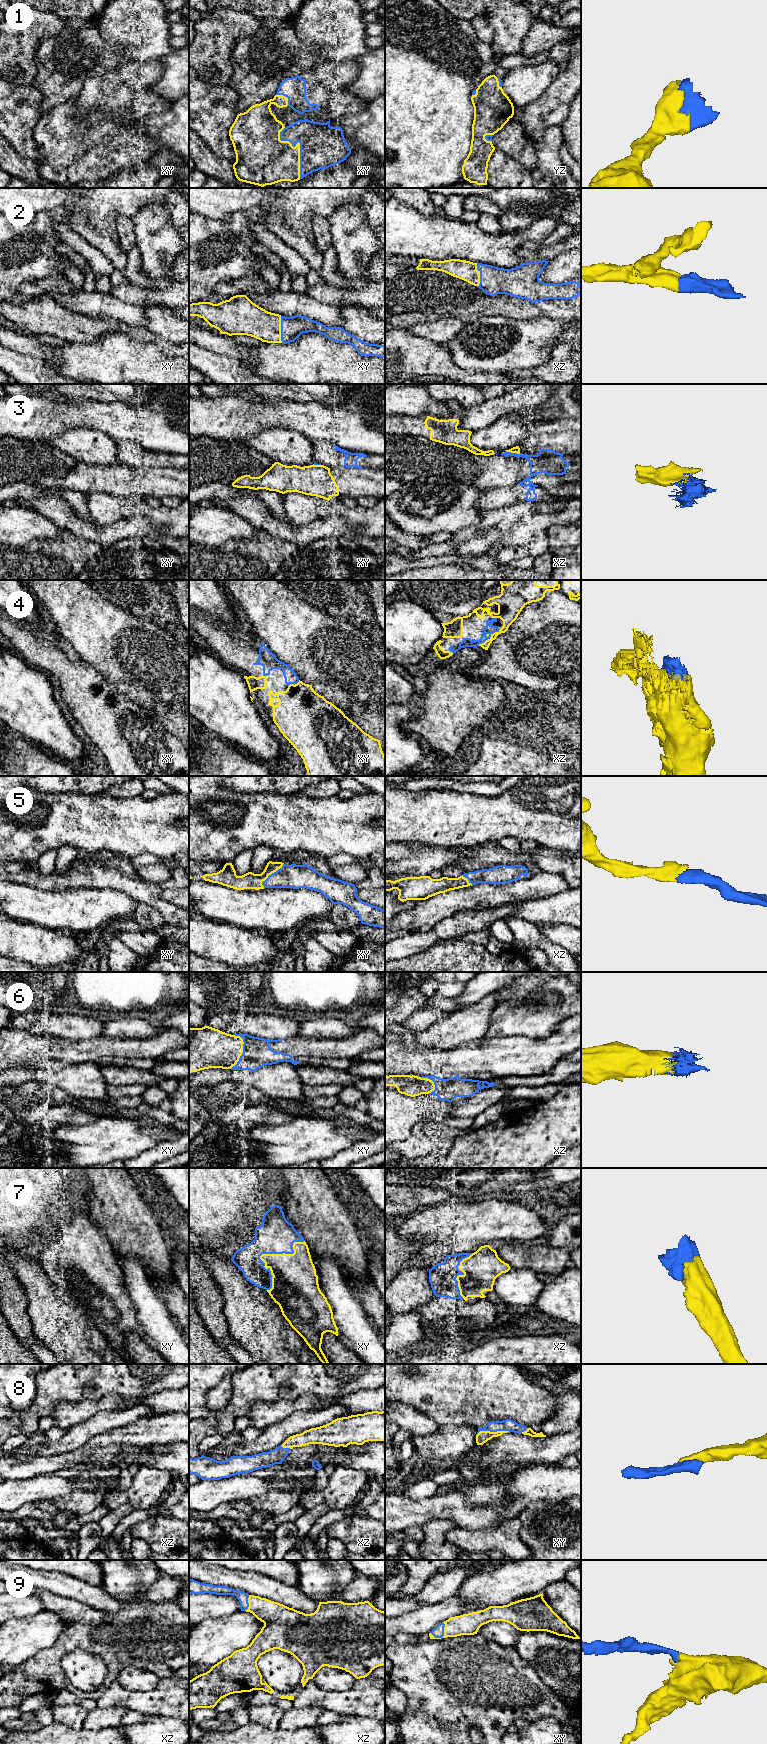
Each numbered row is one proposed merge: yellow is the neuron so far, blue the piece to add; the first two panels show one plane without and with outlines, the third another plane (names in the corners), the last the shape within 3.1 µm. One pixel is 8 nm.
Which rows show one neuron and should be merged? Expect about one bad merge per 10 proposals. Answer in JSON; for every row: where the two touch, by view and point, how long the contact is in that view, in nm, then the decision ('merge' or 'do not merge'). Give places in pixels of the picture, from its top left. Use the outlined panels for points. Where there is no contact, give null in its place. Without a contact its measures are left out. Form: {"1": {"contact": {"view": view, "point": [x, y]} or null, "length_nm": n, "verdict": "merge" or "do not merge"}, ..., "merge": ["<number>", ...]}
{"1": {"contact": {"view": "xy", "point": [299, 145]}, "length_nm": 440, "verdict": "merge"}, "2": {"contact": {"view": "xy", "point": [280, 329]}, "length_nm": 220, "verdict": "merge"}, "3": {"contact": {"view": "xz", "point": [513, 452]}, "length_nm": 120, "verdict": "do not merge"}, "4": {"contact": {"view": "xz", "point": [488, 639]}, "length_nm": 220, "verdict": "merge"}, "5": {"contact": {"view": "xy", "point": [270, 874]}, "length_nm": 260, "verdict": "merge"}, "6": {"contact": {"view": "xy", "point": [242, 1050]}, "length_nm": 280, "verdict": "merge"}, "7": {"contact": {"view": "xy", "point": [267, 1254]}, "length_nm": 500, "verdict": "merge"}, "8": {"contact": {"view": "xy", "point": [492, 1432]}, "length_nm": 280, "verdict": "merge"}, "9": {"contact": {"view": "xy", "point": [444, 1633]}, "length_nm": 150, "verdict": "merge"}, "merge": ["1", "2", "4", "5", "6", "7", "8", "9"]}

